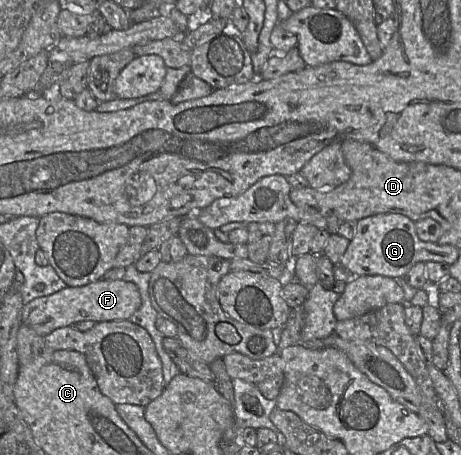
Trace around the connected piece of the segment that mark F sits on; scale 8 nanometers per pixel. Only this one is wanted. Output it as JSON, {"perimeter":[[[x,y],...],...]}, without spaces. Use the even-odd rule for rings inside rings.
{"perimeter":[[[100,279],[80,287],[65,287],[49,296],[33,299],[22,309],[22,324],[33,329],[38,335],[45,337],[52,331],[66,326],[74,326],[78,322],[129,320],[140,308],[141,297],[137,286],[125,280]]]}

